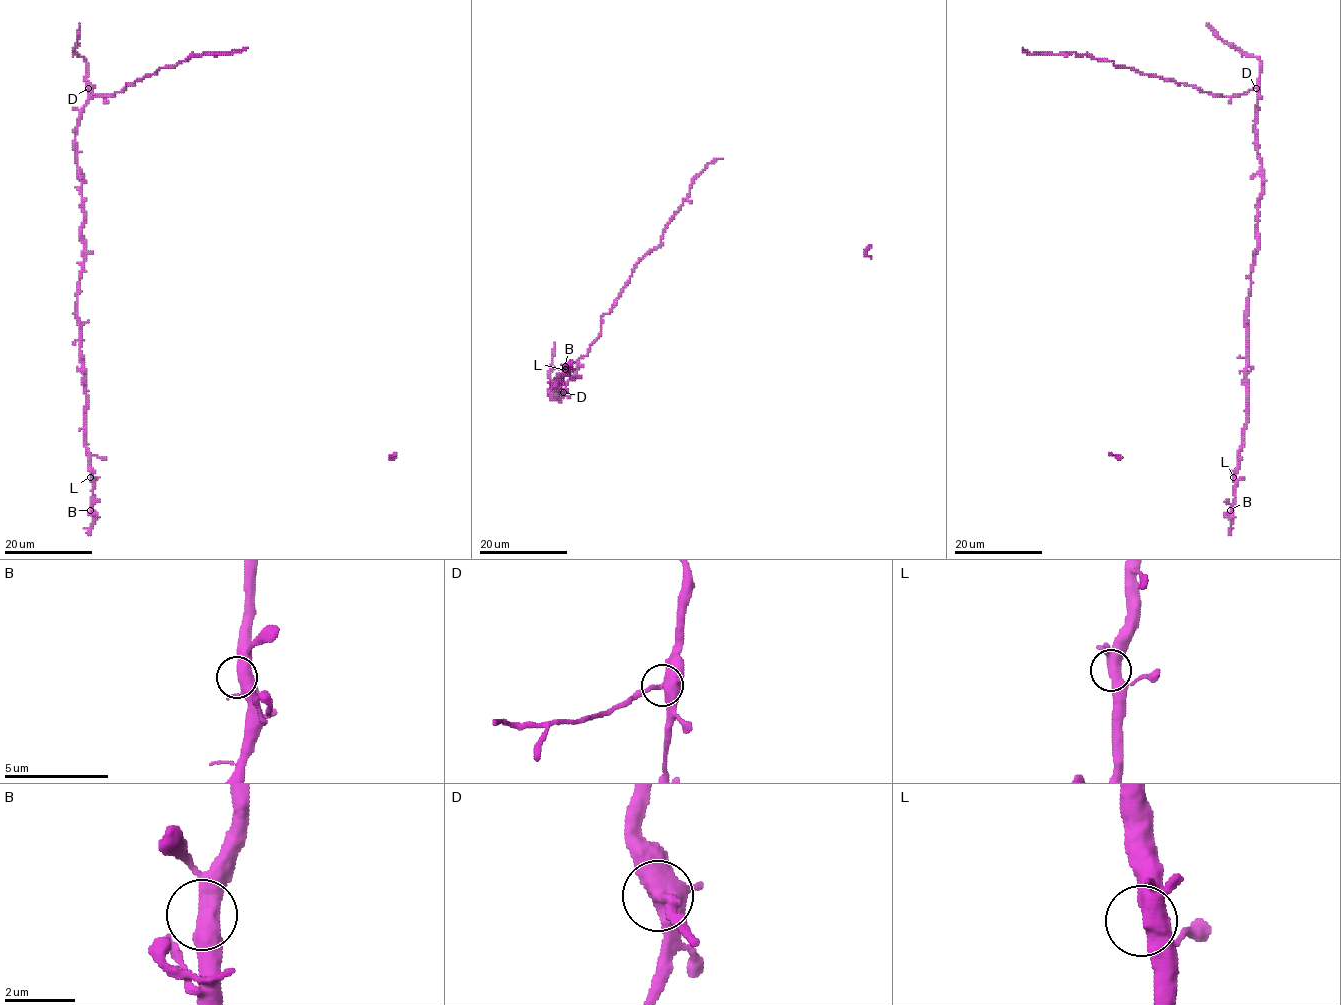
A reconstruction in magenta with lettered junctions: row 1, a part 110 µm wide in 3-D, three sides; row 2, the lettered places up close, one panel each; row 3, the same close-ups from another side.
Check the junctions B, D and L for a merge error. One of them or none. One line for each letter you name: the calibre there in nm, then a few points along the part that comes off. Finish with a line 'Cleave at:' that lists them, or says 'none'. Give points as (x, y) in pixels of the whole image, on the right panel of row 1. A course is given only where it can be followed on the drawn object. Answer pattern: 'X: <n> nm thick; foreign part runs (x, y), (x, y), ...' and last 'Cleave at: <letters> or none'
D: 440 nm thick; foreign part runs (1256, 88), (1233, 96), (1209, 94), (1107, 60), (1070, 53), (1030, 54), (1022, 47)
Cleave at: D

